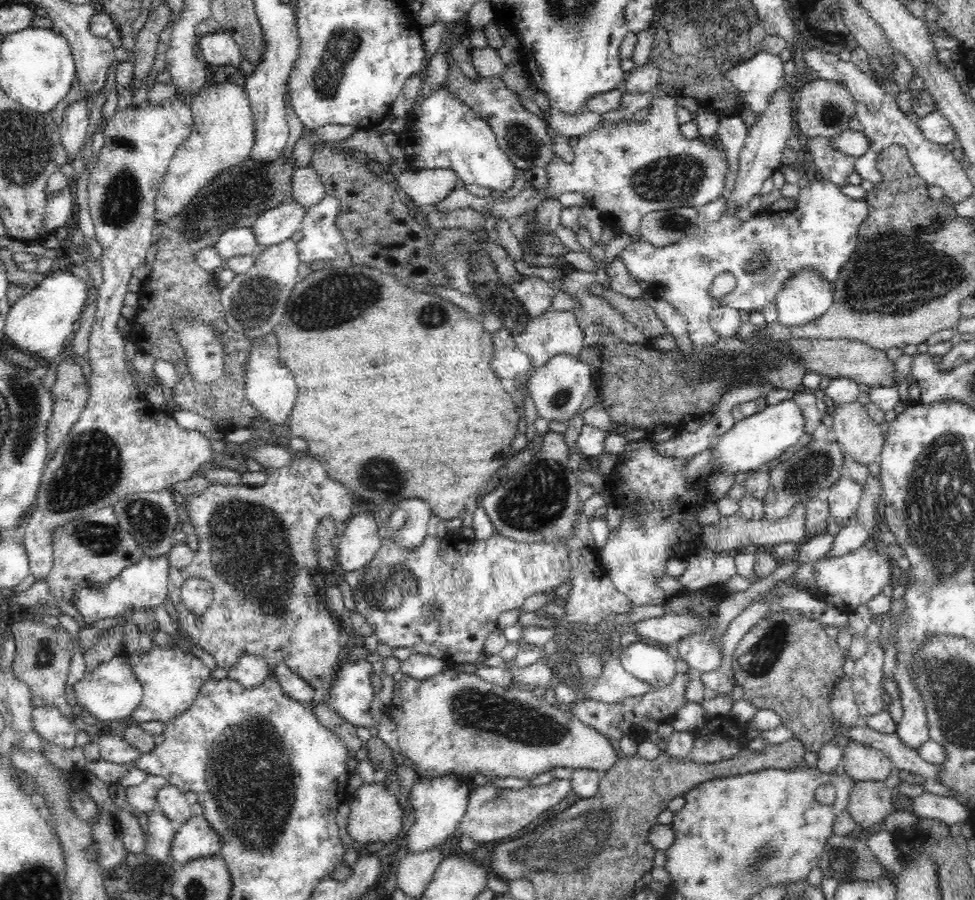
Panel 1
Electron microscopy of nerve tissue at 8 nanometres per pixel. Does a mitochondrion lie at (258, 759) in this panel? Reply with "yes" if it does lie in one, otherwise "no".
yes

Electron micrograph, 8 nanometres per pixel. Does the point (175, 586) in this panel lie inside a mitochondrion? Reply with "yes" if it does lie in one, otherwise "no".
no

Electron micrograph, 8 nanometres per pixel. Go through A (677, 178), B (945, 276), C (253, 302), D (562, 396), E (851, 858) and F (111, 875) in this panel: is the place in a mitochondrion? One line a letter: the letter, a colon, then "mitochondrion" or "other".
A: mitochondrion
B: mitochondrion
C: mitochondrion
D: mitochondrion
E: mitochondrion
F: other

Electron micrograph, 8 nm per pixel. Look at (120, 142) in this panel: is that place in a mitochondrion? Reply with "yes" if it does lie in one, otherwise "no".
yes

